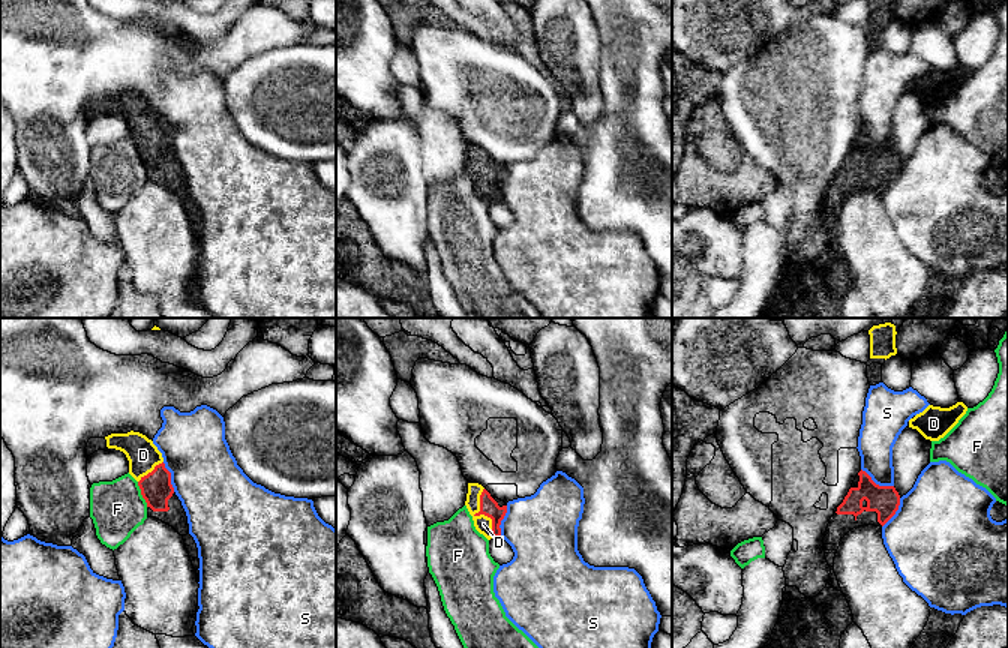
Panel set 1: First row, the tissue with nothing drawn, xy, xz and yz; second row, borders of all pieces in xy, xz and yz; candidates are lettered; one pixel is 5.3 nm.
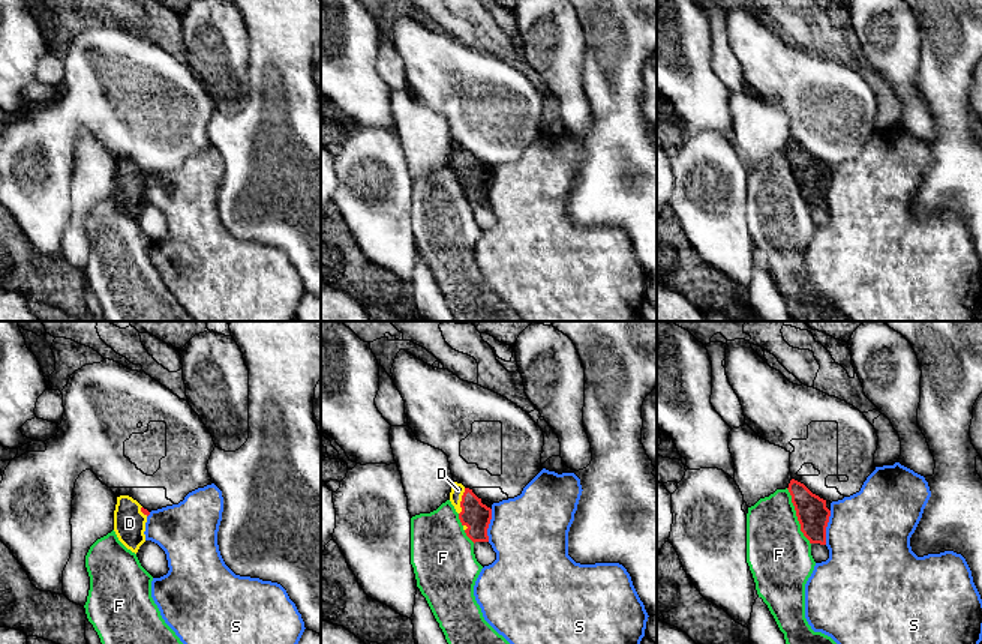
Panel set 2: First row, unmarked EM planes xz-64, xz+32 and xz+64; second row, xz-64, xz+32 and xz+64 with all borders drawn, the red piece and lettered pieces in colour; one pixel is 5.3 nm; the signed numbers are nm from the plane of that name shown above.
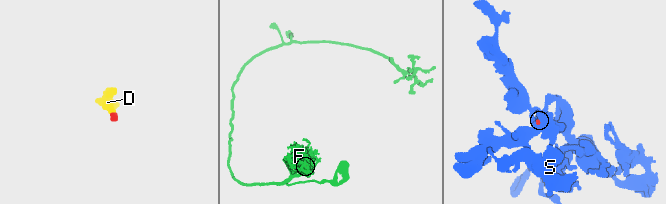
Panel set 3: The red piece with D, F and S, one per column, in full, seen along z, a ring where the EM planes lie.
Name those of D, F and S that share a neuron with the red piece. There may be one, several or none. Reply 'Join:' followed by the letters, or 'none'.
Join: D

